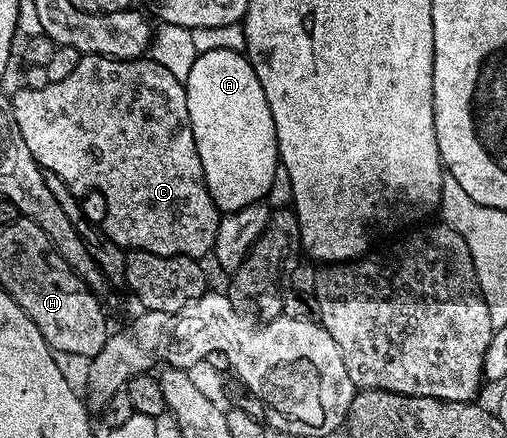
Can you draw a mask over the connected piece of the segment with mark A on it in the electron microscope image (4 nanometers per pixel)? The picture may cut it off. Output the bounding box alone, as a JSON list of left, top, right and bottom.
[184,49,281,215]

